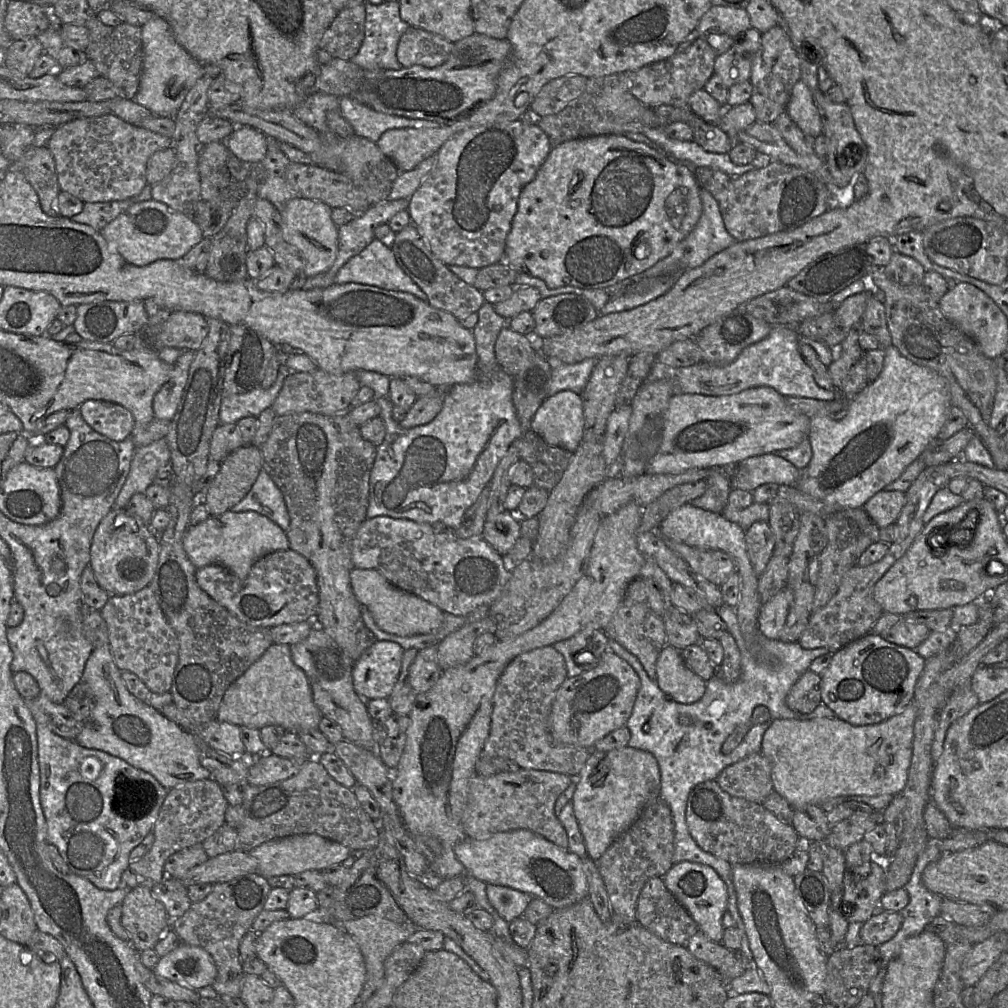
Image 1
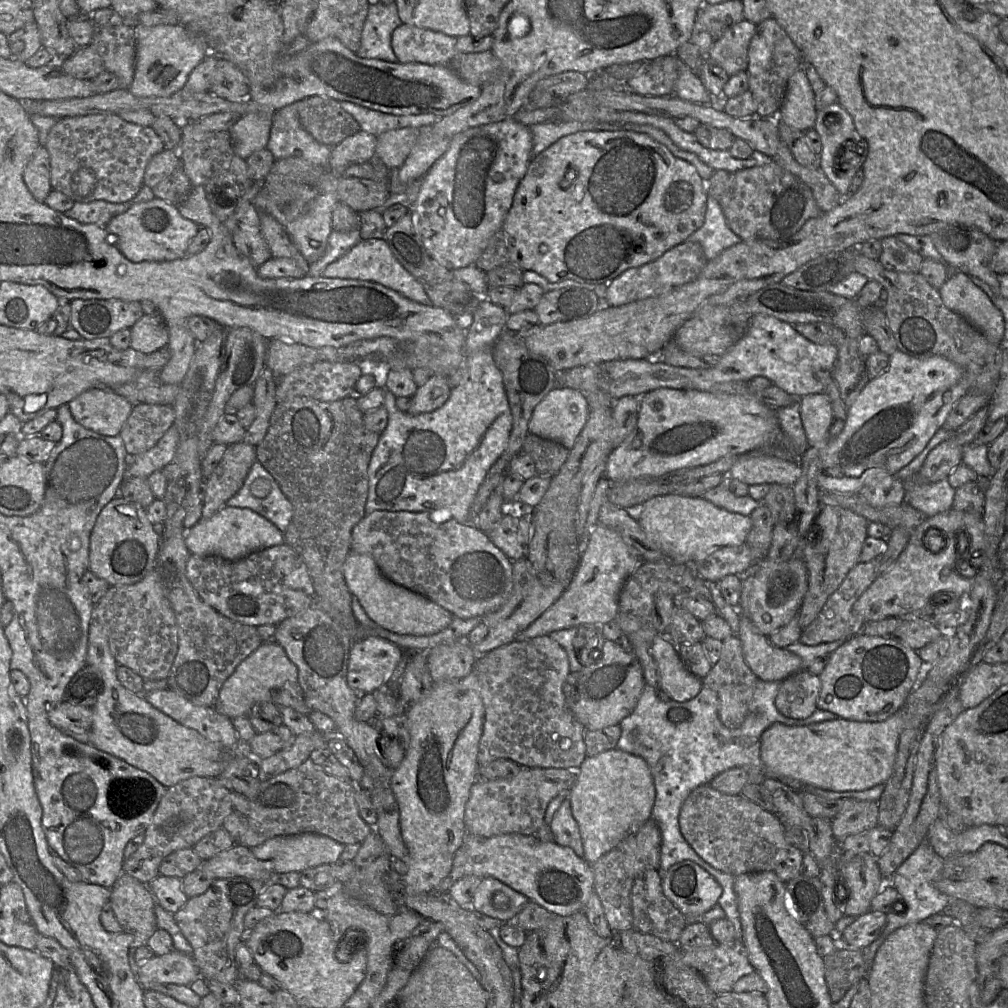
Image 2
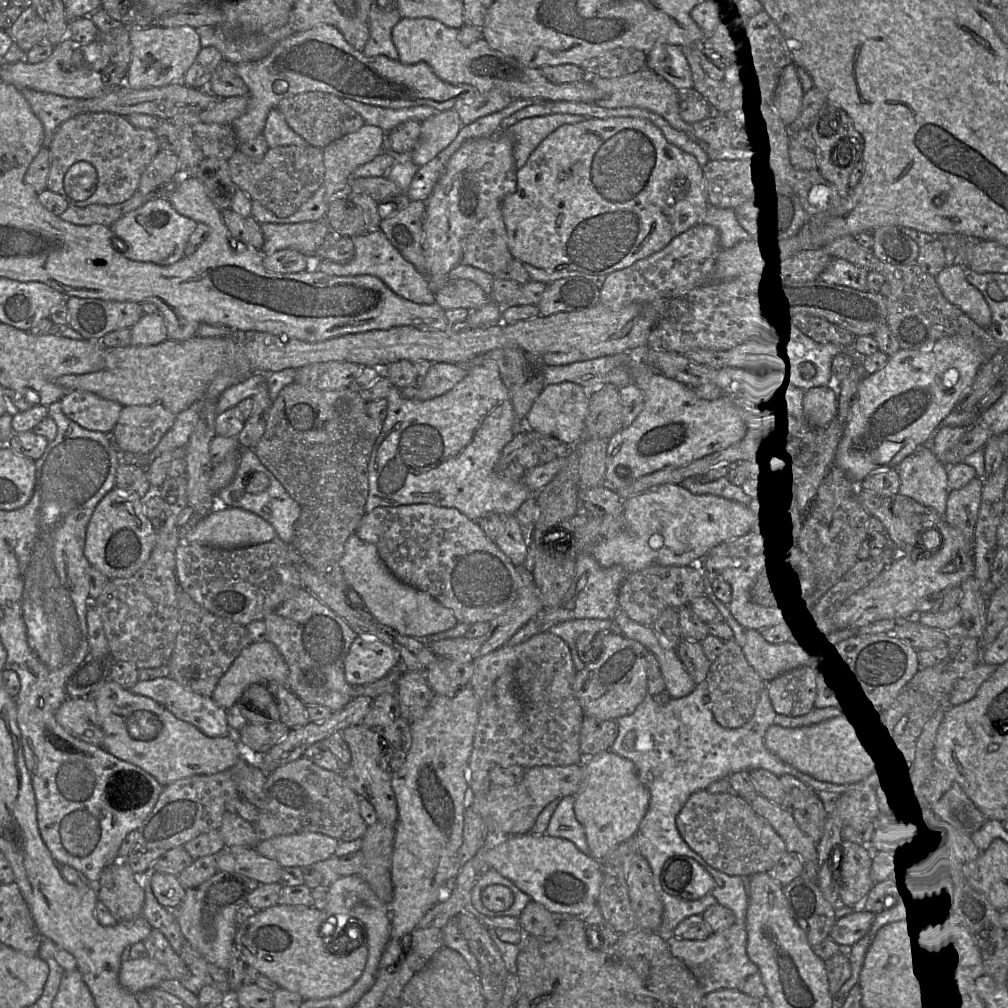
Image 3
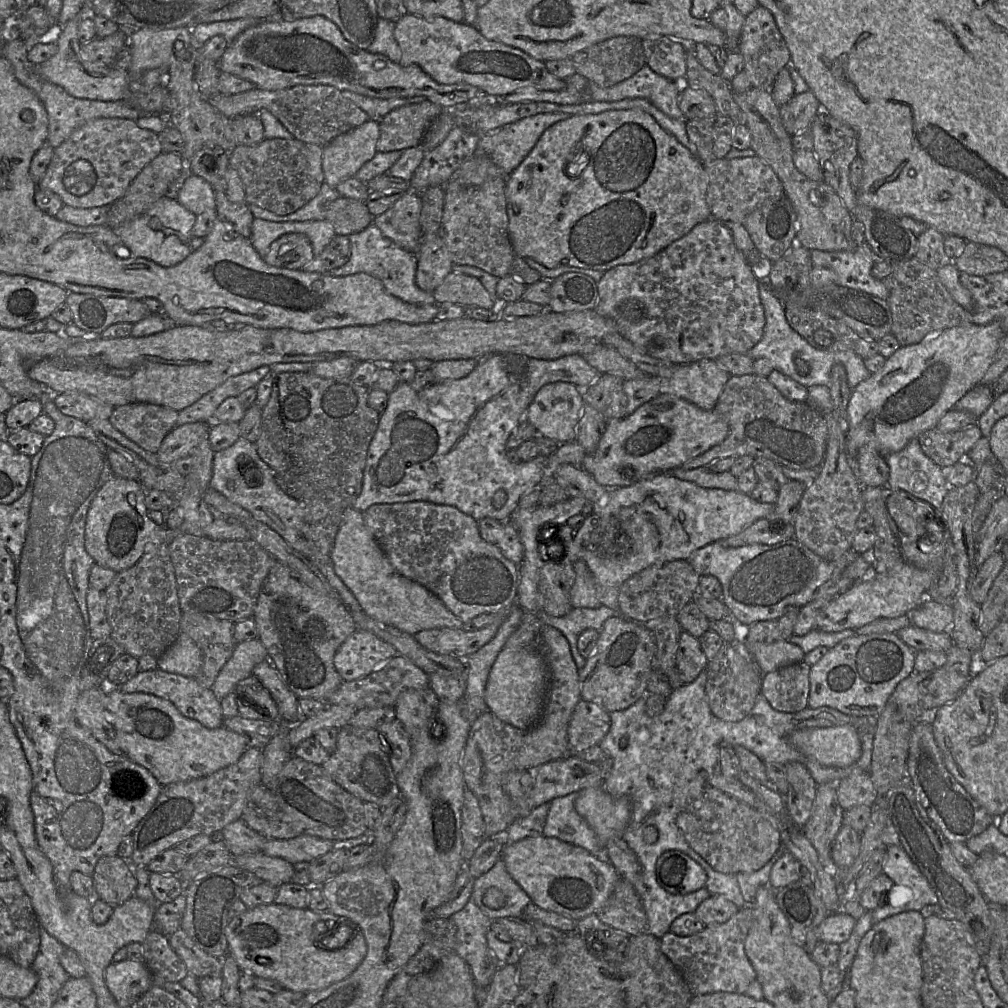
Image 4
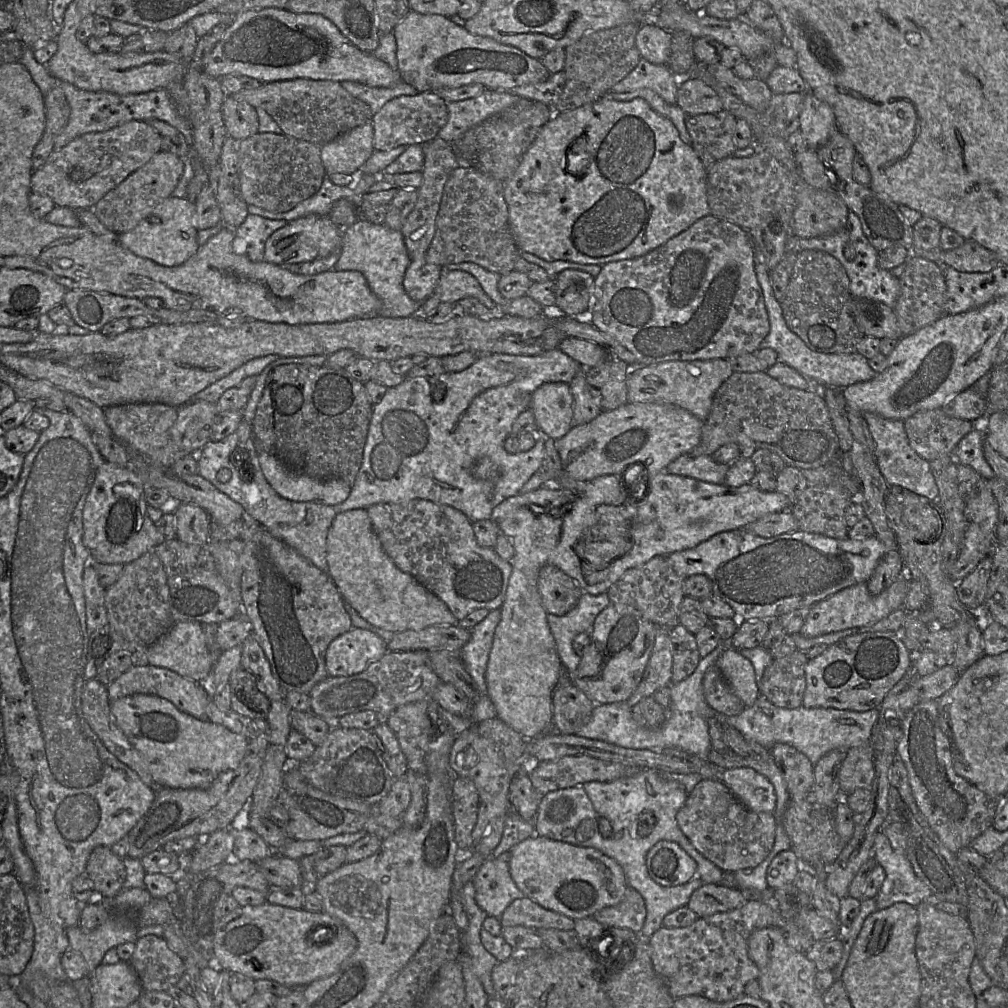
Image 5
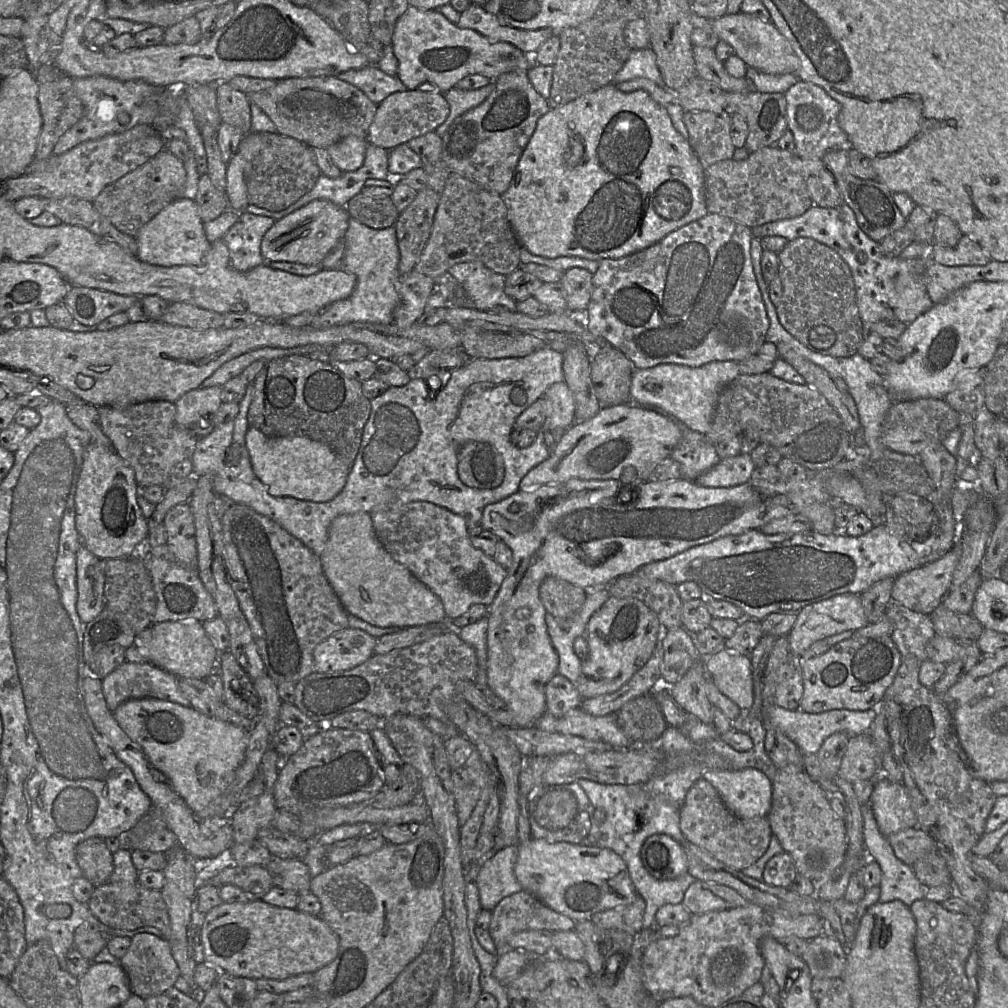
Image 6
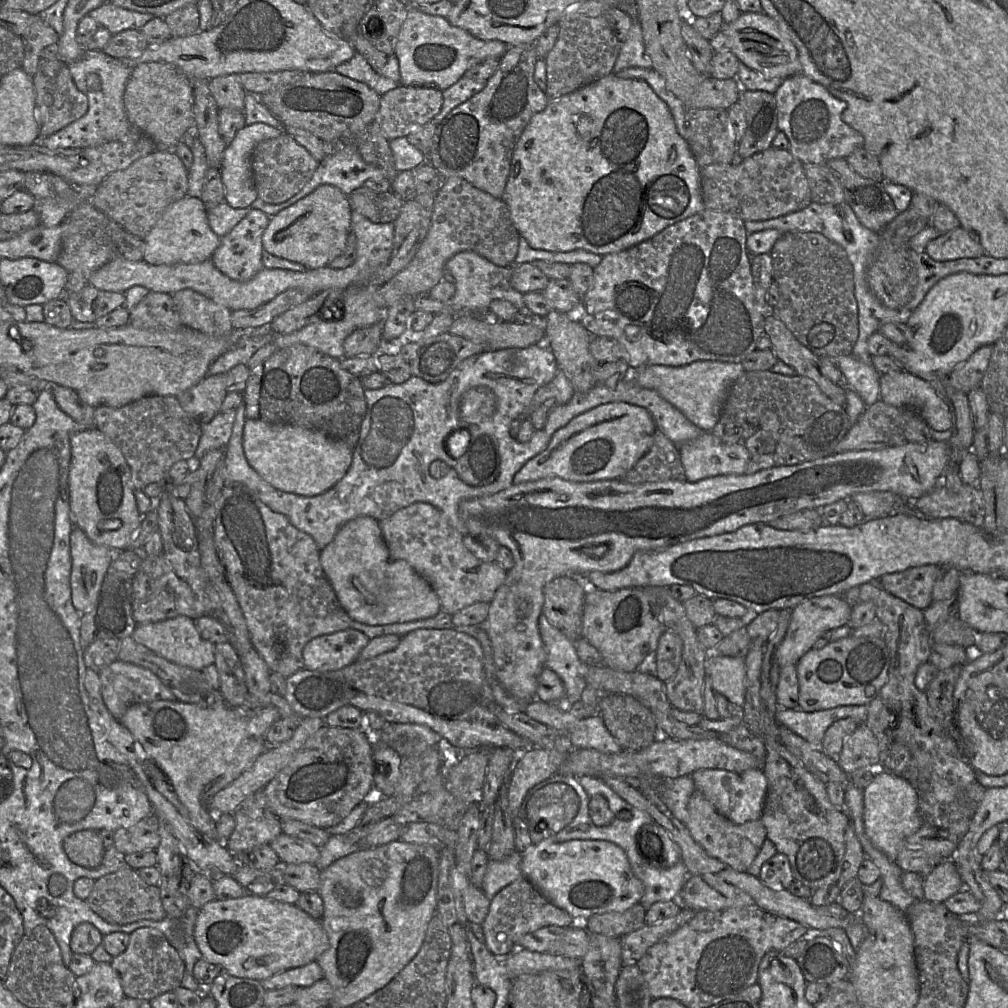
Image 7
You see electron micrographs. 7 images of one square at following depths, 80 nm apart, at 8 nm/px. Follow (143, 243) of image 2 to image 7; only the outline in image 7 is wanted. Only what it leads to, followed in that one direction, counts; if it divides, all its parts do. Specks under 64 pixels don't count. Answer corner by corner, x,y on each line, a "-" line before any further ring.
185,196
167,207
143,242
144,262
152,265
174,265
201,263
211,259
221,238
209,226
208,209
201,199

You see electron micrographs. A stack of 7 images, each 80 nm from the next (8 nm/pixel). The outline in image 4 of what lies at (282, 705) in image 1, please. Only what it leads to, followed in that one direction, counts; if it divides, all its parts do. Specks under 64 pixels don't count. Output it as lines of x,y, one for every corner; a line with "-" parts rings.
259,639
237,643
230,659
220,670
211,690
217,700
234,692
237,683
252,675
253,668
268,659
268,653

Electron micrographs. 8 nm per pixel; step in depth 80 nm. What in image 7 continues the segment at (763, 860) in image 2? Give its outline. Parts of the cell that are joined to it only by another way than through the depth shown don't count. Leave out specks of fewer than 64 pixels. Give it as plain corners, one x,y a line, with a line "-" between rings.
698,790
692,793
688,802
688,821
685,824
691,836
706,853
727,864
738,872
746,872
767,839
765,826
760,820
735,824
719,814
713,805

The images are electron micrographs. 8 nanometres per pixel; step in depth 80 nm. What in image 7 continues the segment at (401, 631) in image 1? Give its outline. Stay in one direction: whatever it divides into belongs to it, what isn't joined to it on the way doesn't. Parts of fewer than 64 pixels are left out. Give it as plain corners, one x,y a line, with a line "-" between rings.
359,516
344,523
333,540
320,552
320,564
336,596
352,620
368,625
385,625
431,618
441,610
440,599
429,582
408,562
391,557
379,521

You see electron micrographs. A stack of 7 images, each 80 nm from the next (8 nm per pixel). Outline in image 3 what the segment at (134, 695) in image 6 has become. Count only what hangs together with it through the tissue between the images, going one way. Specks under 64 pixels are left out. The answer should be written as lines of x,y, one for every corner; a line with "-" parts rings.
159,677
146,681
139,680
129,691
136,695
151,698
176,718
194,725
208,737
225,737
231,734
232,730
227,723
225,709
218,706
212,697
196,693
171,677

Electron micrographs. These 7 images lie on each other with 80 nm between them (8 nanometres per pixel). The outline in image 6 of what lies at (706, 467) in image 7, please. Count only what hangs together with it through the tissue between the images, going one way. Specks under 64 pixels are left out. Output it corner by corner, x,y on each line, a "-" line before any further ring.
748,453
721,459
718,464
699,475
696,483
705,487
729,488
748,482
755,469

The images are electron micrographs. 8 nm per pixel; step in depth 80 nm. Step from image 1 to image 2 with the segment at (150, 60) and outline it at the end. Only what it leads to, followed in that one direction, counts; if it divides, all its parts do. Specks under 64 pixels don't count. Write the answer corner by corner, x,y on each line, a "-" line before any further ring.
137,25
135,38
135,73
127,90
136,97
168,97
181,91
192,70
210,54
202,38
181,25

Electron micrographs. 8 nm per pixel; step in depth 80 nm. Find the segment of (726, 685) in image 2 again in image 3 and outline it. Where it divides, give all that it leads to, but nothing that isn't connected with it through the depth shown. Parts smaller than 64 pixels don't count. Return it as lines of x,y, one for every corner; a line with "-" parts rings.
734,639
724,643
722,653
711,662
703,681
707,682
709,690
710,702
707,705
715,720
726,728
739,728
751,719
766,683
749,664
743,648

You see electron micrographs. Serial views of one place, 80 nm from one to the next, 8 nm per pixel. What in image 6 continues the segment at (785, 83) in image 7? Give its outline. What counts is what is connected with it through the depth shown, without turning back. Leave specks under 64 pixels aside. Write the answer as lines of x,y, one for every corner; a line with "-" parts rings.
799,80
784,93
787,124
794,137
794,154
802,159
822,159
831,150
849,149
847,134
838,123
841,105
821,87

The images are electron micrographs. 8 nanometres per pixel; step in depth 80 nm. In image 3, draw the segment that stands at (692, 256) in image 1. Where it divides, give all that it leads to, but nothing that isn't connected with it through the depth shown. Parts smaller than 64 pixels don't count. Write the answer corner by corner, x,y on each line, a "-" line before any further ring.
708,203
702,223
718,230
721,249
729,249
738,244
749,242
732,209
718,208

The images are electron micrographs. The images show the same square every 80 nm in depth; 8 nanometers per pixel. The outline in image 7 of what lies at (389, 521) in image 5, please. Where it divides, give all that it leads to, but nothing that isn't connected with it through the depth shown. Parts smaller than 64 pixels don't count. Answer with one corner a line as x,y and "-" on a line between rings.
429,503
401,508
379,525
391,557
405,560
423,576
439,597
441,609
450,615
476,602
490,603
505,580
507,571
496,561
483,562
473,555
463,544
463,535

